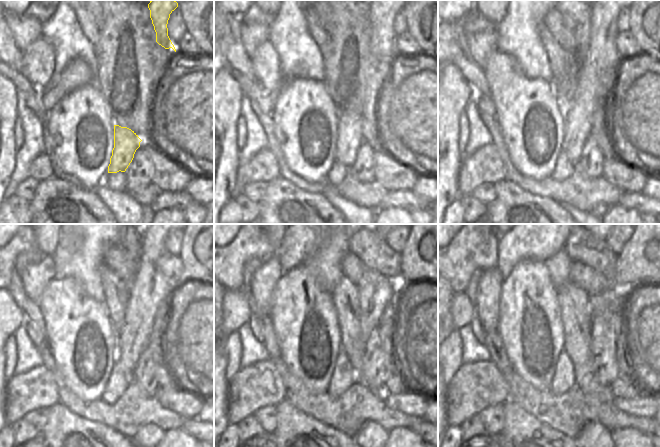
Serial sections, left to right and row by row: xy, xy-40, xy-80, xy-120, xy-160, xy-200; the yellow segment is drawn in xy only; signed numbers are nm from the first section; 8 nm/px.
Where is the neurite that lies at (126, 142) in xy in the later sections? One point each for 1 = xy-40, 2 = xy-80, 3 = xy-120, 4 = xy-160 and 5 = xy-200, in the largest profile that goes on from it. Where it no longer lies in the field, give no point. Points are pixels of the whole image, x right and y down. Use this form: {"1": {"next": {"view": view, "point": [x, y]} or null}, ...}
{"1": {"next": {"view": "xy-40", "point": [349, 140]}}, "2": {"next": {"view": "xy-80", "point": [603, 55]}}, "3": {"next": {"view": "xy-120", "point": [152, 289]}}, "4": {"next": {"view": "xy-160", "point": [378, 291]}}, "5": {"next": {"view": "xy-200", "point": [605, 302]}}}

